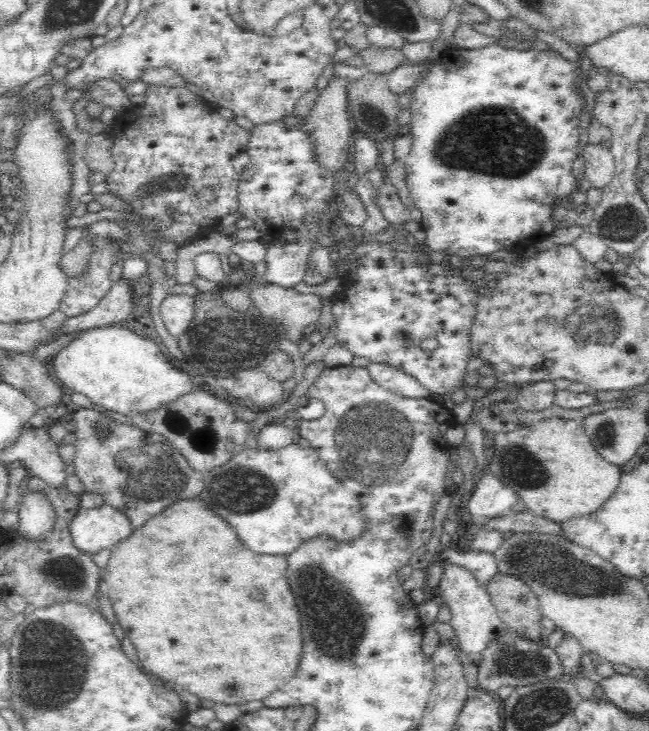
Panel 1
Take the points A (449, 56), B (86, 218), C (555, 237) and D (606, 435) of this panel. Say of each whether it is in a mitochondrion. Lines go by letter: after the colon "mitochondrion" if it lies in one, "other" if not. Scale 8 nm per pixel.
A: other
B: other
C: other
D: mitochondrion

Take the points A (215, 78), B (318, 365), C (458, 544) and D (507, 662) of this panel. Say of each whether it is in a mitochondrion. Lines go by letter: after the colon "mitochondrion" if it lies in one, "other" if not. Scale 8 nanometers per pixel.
A: other
B: other
C: other
D: mitochondrion

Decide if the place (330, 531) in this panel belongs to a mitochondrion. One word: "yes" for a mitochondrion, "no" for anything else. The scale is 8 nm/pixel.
no

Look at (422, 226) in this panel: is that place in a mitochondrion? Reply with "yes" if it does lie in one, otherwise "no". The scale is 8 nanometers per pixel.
no

